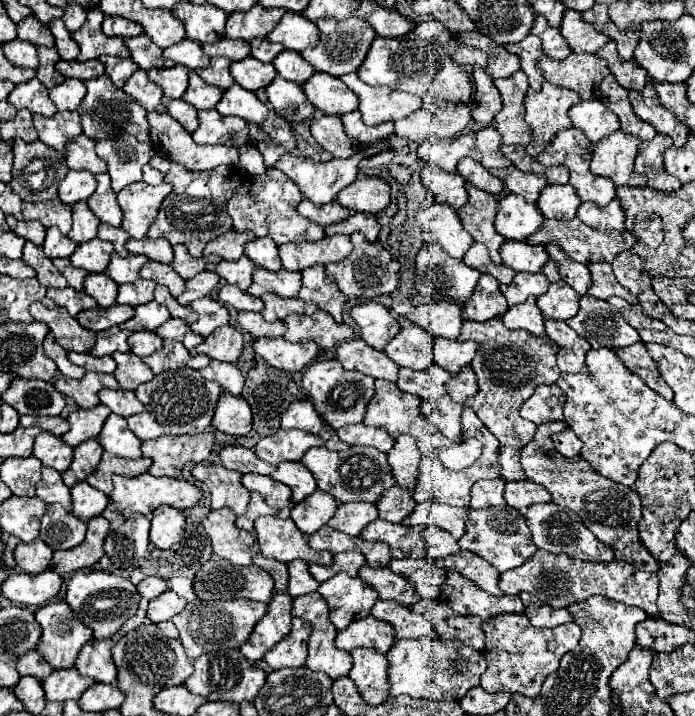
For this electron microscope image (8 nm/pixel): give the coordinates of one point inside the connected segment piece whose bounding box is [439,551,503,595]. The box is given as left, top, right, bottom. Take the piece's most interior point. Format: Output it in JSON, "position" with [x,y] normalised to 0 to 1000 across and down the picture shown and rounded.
{"position":[698,804]}

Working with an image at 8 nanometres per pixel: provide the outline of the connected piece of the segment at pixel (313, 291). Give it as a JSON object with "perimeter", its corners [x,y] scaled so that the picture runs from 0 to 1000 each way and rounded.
{"perimeter":[[[450,370],[445,376],[436,376],[433,384],[436,384],[436,398],[427,418],[456,423],[459,432],[471,434],[485,451],[491,451],[491,434],[499,418],[479,395],[468,390],[468,373]]]}

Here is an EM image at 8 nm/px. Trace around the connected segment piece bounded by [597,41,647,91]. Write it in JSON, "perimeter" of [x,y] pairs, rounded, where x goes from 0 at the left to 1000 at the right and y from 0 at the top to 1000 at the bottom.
{"perimeter":[[[876,57],[865,71],[859,71],[859,77],[873,85],[876,99],[891,110],[891,116],[902,127],[922,127],[928,122],[928,116],[931,116],[931,99],[922,96],[914,85],[894,85],[882,57]]]}

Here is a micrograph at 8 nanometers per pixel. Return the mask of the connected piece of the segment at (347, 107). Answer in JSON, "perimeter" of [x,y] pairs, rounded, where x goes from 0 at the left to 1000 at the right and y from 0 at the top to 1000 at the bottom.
{"perimeter":[[[453,102],[436,119],[436,127],[456,152],[473,161],[494,161],[517,149],[514,133],[491,110],[471,102]]]}

